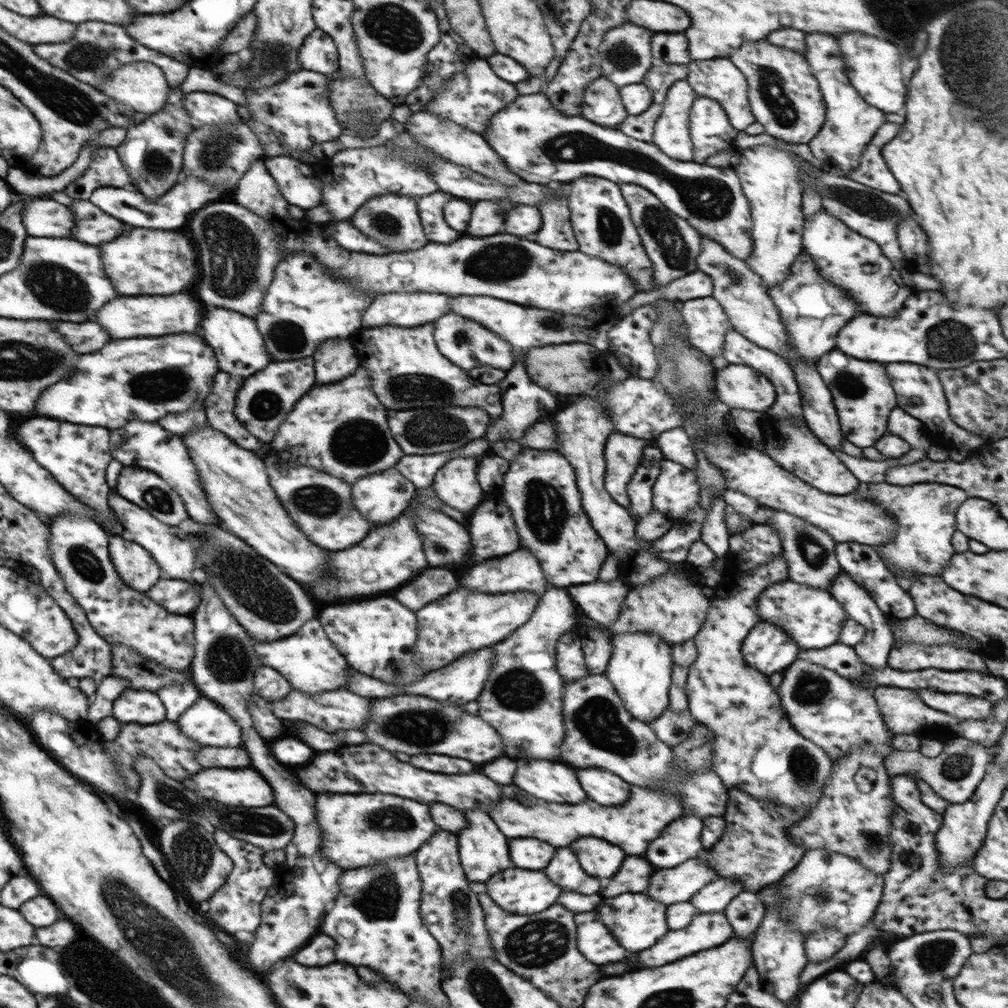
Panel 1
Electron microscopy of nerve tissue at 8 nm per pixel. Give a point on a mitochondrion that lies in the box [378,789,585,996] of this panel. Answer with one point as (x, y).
(537, 943)

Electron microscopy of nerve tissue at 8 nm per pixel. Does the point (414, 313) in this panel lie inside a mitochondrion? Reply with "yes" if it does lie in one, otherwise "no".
no

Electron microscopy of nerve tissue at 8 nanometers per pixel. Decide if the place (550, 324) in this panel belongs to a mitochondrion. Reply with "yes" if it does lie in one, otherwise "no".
yes

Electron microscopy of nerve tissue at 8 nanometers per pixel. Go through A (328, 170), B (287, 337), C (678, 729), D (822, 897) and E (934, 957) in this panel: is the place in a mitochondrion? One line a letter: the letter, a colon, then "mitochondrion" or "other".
A: other
B: mitochondrion
C: mitochondrion
D: mitochondrion
E: mitochondrion

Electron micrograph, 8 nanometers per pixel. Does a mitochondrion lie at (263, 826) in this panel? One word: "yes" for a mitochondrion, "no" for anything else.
yes

